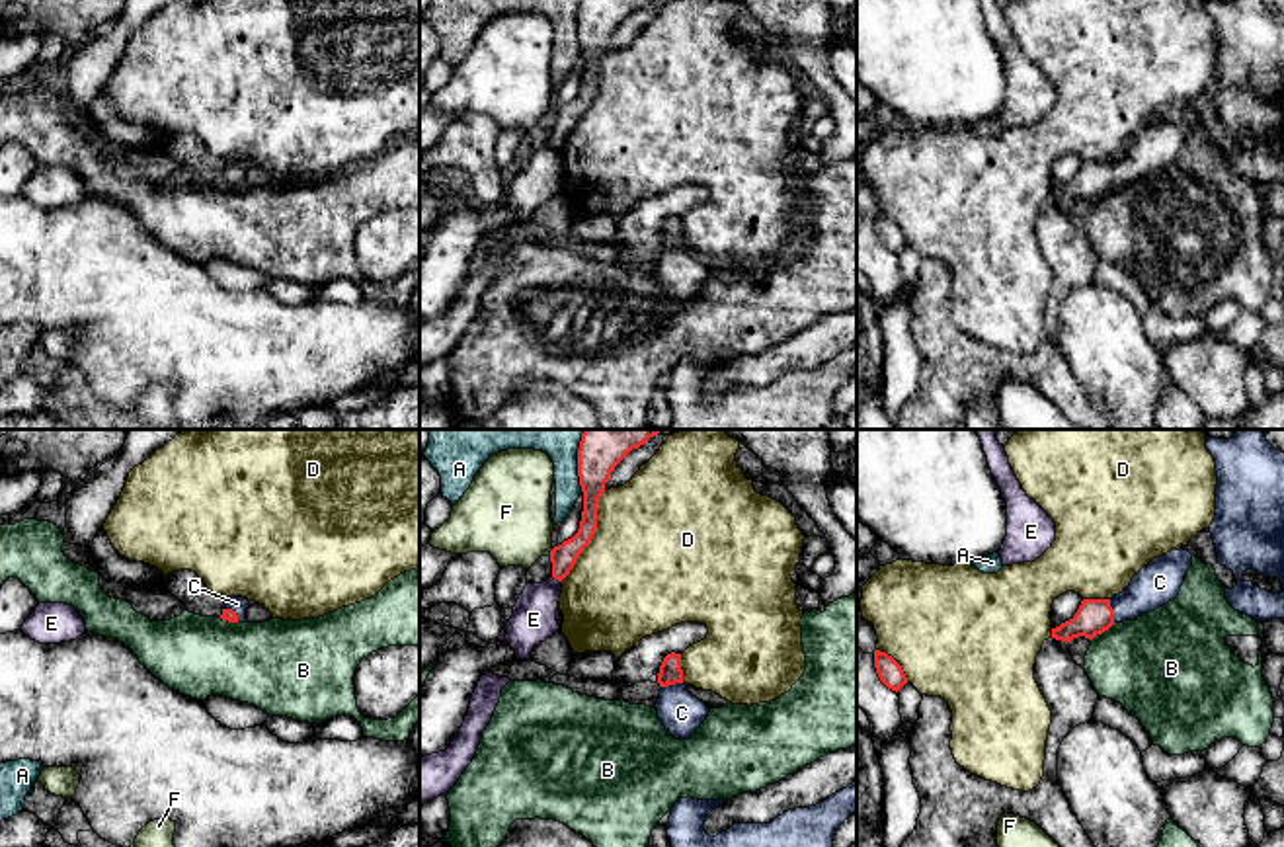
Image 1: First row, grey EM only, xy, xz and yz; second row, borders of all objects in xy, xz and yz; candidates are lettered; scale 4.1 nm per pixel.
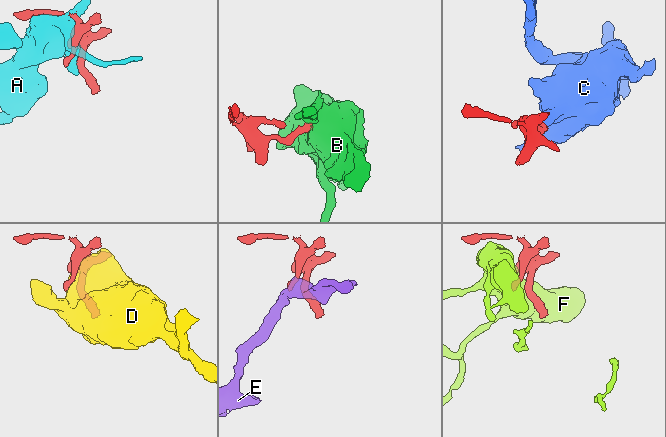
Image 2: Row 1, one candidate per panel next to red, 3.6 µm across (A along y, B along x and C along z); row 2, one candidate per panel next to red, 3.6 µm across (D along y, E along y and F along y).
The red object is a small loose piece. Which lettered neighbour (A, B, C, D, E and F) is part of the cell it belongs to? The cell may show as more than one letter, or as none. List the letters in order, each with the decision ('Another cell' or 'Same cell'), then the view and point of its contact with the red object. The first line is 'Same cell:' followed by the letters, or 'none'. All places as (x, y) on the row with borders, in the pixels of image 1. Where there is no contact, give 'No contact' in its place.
Same cell: C
A: Another cell. Touches red at xz (578, 461)
B: Another cell. Touches red at yz (1103, 631)
C: Same cell. Touches red at yz (1113, 611)
D: Another cell. Touches red at xz (592, 537)
E: Another cell. Touches red at xz (557, 578)
F: Another cell. Touches red at xz (551, 553)

